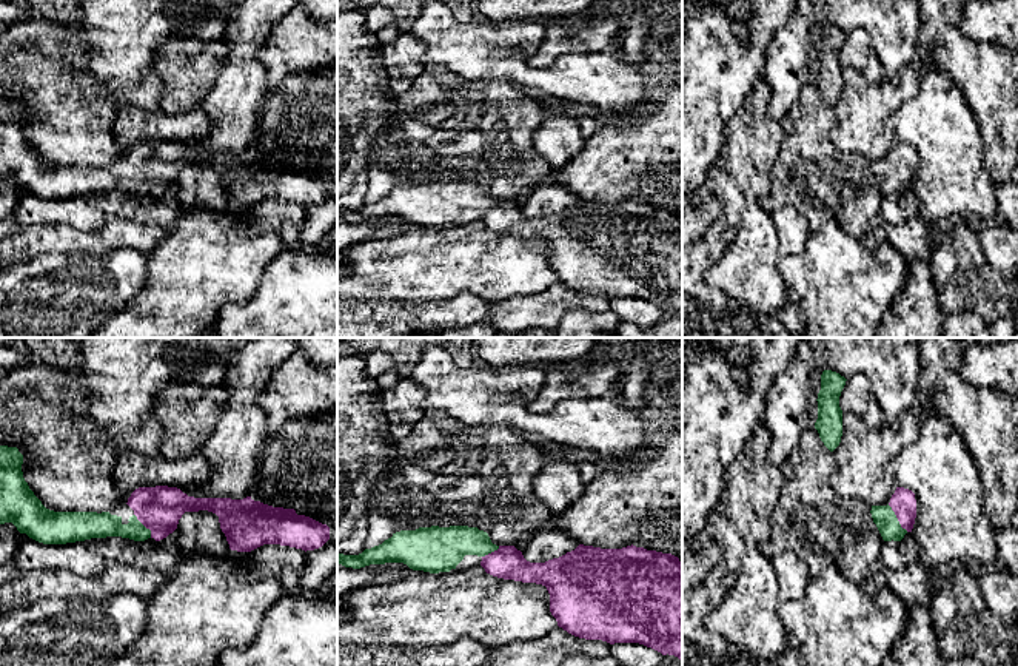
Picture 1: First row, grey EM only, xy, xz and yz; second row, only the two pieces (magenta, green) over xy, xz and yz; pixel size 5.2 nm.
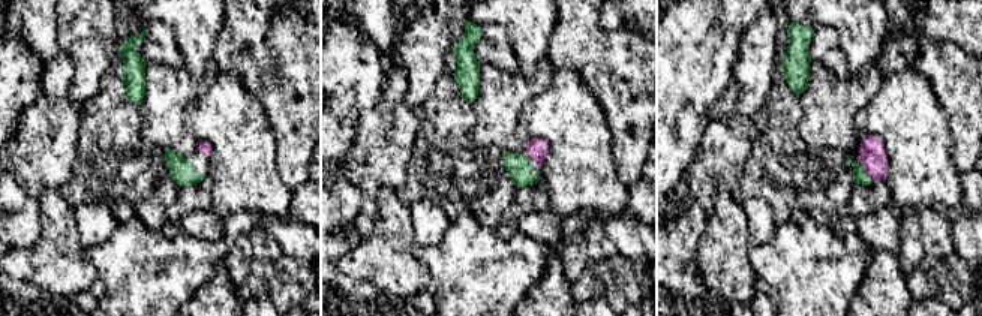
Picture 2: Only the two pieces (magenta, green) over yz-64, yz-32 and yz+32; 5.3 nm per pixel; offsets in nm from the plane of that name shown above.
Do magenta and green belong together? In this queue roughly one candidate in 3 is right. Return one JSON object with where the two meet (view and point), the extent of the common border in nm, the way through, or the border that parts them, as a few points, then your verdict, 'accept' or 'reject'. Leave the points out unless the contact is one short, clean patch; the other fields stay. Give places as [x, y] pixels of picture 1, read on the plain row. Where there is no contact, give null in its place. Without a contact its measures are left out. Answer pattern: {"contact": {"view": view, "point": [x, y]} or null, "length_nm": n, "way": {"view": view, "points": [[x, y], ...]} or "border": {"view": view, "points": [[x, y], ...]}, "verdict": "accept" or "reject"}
{"contact": {"view": "yz", "point": [897, 171]}, "length_nm": 180, "way": {"view": "yz", "points": [[903, 158], [897, 171], [884, 173]]}, "verdict": "accept"}

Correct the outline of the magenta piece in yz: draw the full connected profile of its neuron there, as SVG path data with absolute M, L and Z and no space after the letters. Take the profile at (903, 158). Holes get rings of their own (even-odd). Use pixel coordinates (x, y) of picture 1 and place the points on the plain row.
M896 142L887 160L872 160L872 173L884 196L901 196L912 187L916 173L915 148Z

